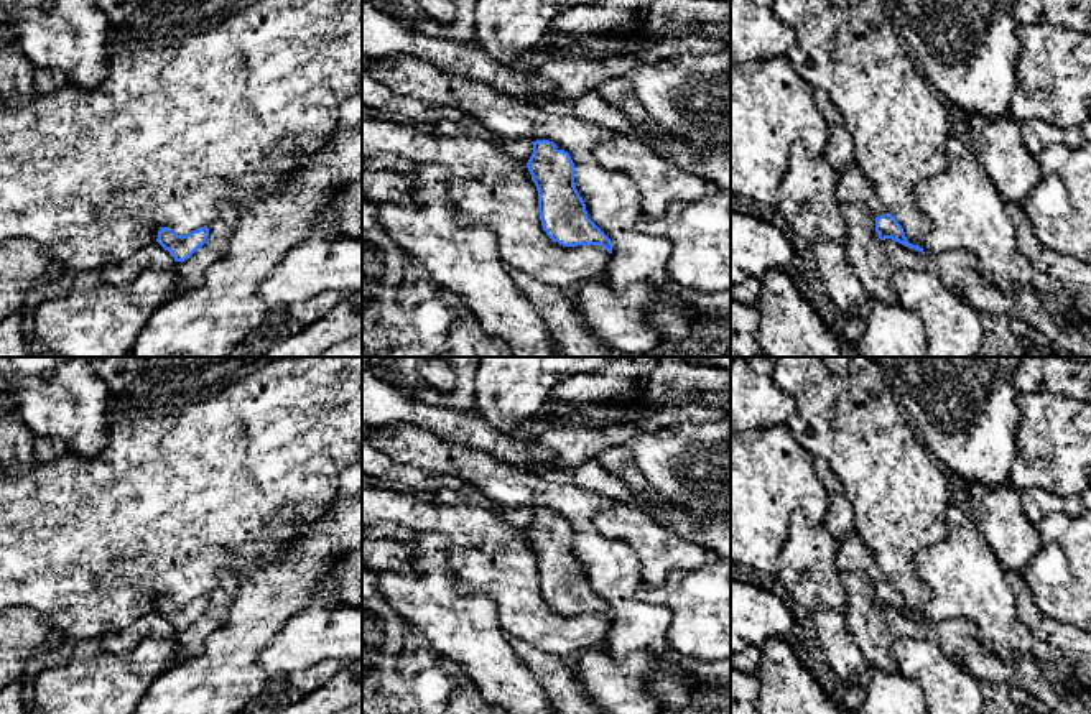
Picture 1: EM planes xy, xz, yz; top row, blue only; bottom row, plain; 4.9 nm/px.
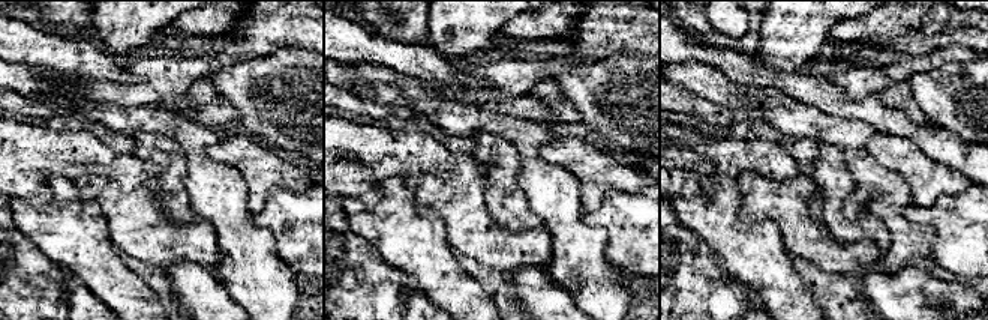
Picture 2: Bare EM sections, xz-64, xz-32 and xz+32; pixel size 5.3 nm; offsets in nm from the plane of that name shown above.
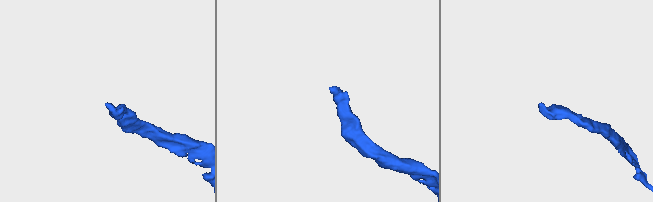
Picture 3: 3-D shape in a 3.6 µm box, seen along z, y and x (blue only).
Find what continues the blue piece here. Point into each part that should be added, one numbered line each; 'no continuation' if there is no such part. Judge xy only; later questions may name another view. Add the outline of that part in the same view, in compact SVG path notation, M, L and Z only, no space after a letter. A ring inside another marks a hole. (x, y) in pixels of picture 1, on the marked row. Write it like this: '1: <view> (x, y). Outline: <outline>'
no continuation

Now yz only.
1: yz (851, 185). Outline: M856 160L844 165L841 176L836 178L836 189L841 204L854 202L874 217L887 214L885 206L864 178Z

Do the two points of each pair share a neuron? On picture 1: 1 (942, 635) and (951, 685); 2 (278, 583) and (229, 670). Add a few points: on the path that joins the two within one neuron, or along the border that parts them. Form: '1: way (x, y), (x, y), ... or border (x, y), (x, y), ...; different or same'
1: border (927, 639), (951, 653), (974, 676); different
2: way (264, 604), (234, 649); same

